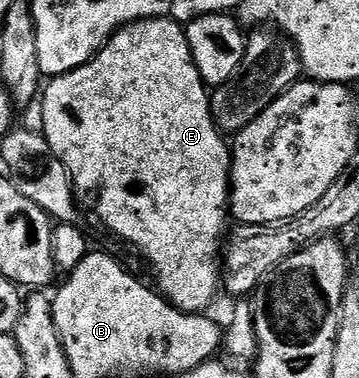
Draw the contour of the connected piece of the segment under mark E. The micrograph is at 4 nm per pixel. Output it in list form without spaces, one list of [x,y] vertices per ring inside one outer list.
[[[150,16],[142,20],[134,20],[133,23],[118,28],[106,40],[105,47],[83,67],[62,76],[52,77],[44,85],[40,104],[42,124],[40,127],[43,129],[43,135],[53,153],[64,162],[65,169],[69,171],[69,179],[73,182],[76,199],[84,207],[86,204],[101,219],[103,227],[110,228],[119,239],[134,244],[141,251],[142,258],[153,267],[153,272],[157,275],[156,287],[169,303],[181,309],[182,312],[204,313],[208,309],[205,307],[216,298],[217,288],[219,292],[223,284],[223,264],[219,257],[223,252],[223,237],[227,232],[225,223],[230,223],[231,220],[229,210],[231,148],[221,129],[217,127],[210,93],[195,66],[182,25],[164,16]]]

